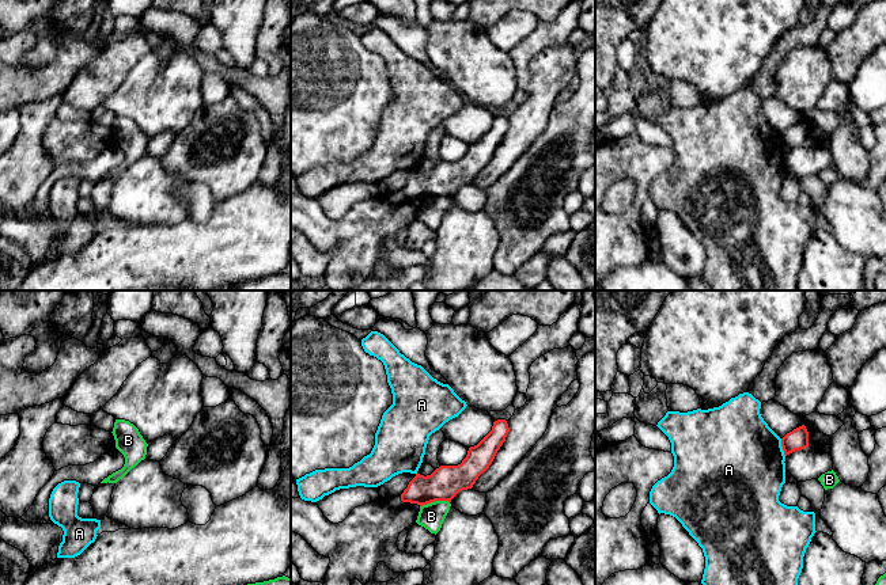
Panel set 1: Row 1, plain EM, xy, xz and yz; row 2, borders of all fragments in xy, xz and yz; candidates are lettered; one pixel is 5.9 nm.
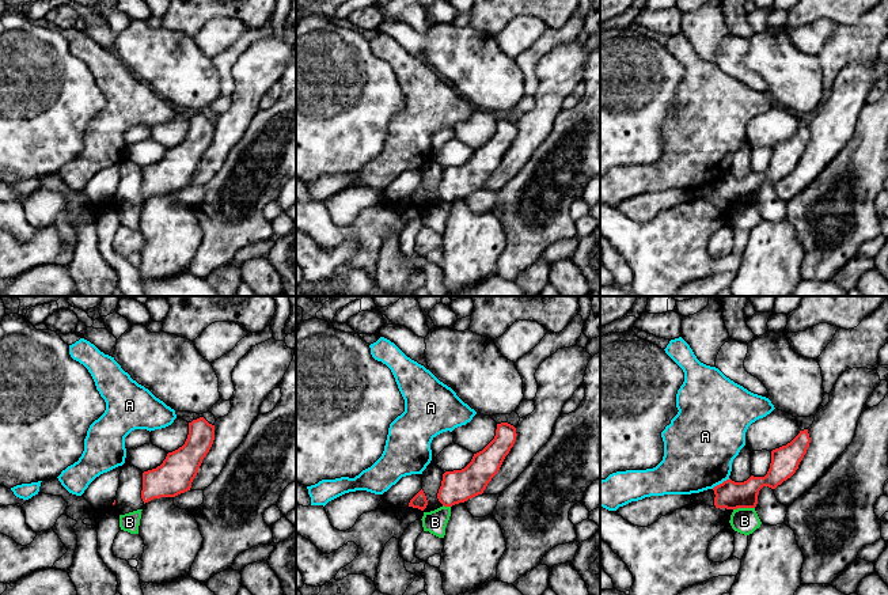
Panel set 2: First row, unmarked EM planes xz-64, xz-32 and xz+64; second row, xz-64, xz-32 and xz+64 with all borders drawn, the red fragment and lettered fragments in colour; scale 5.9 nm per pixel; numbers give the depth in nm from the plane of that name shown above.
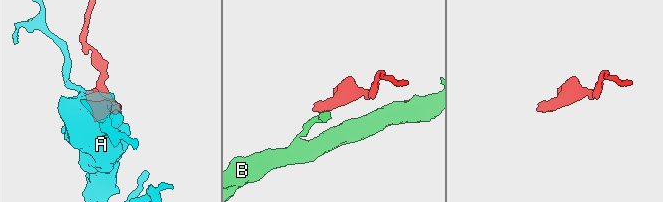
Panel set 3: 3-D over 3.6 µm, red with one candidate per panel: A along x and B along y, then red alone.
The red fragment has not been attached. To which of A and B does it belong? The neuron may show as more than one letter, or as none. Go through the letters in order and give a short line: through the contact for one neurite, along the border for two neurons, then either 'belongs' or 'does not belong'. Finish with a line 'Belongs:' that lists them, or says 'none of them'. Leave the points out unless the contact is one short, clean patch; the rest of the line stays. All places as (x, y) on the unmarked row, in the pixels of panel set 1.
A: does not belong
B: xz (449, 197), (431, 197), (420, 202) | does not belong
Belongs: none of them

